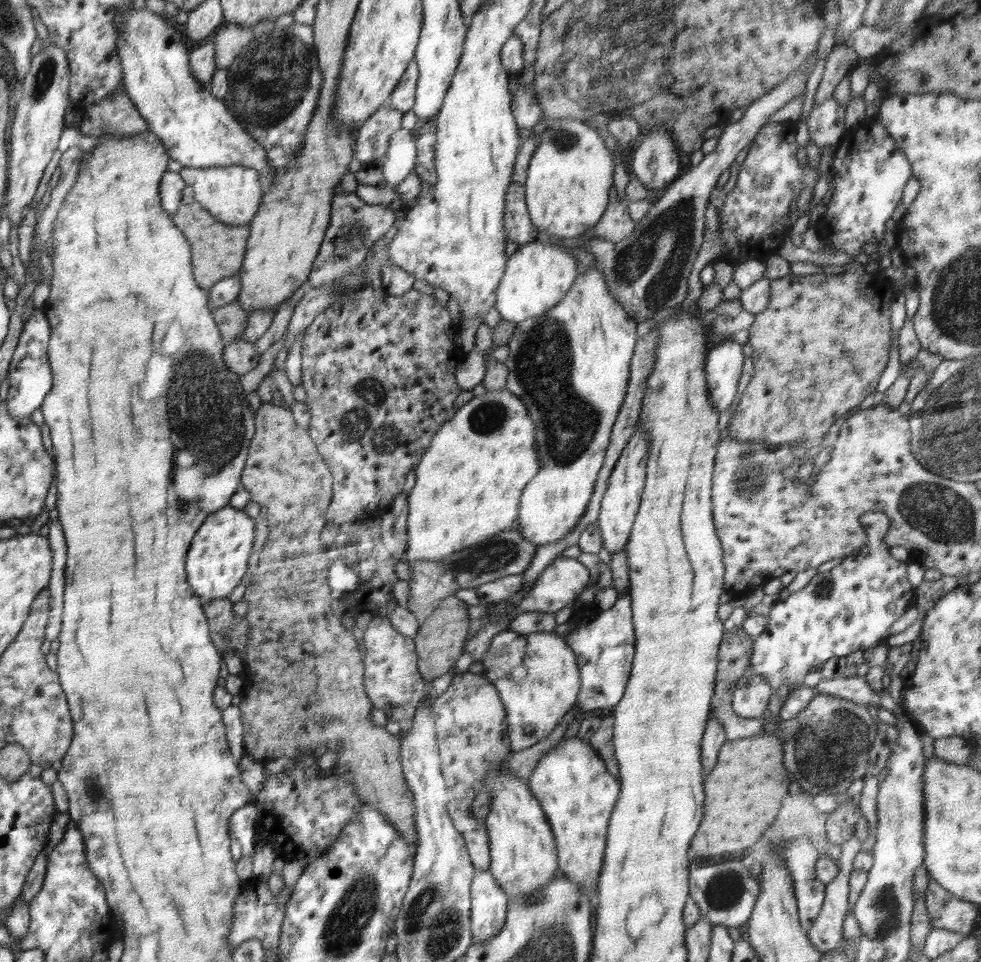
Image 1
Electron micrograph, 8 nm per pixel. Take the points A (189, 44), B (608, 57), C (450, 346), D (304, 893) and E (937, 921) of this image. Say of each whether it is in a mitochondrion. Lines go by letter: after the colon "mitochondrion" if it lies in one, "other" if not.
A: other
B: mitochondrion
C: other
D: other
E: other

